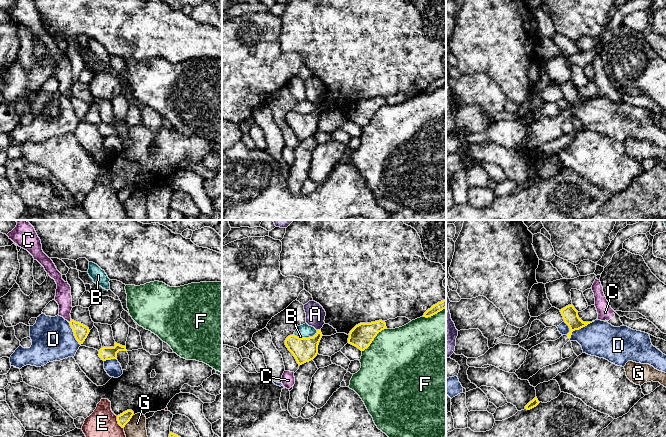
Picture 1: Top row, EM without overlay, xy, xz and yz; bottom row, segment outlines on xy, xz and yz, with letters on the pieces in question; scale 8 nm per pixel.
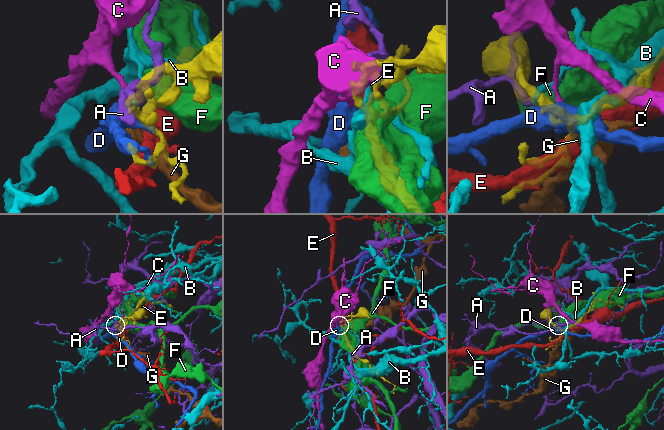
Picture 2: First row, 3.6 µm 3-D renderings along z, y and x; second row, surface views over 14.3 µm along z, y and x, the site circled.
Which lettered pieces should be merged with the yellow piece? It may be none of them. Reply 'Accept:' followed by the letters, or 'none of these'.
Accept: none of these

